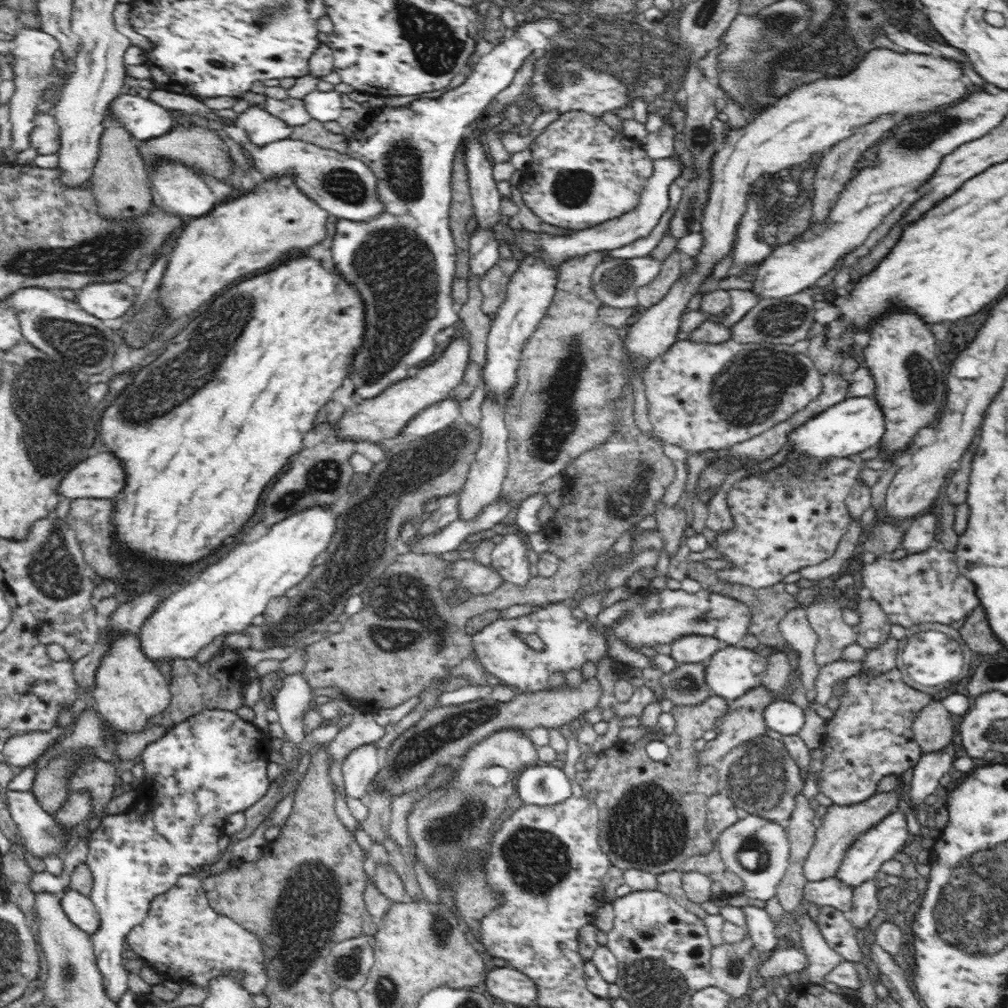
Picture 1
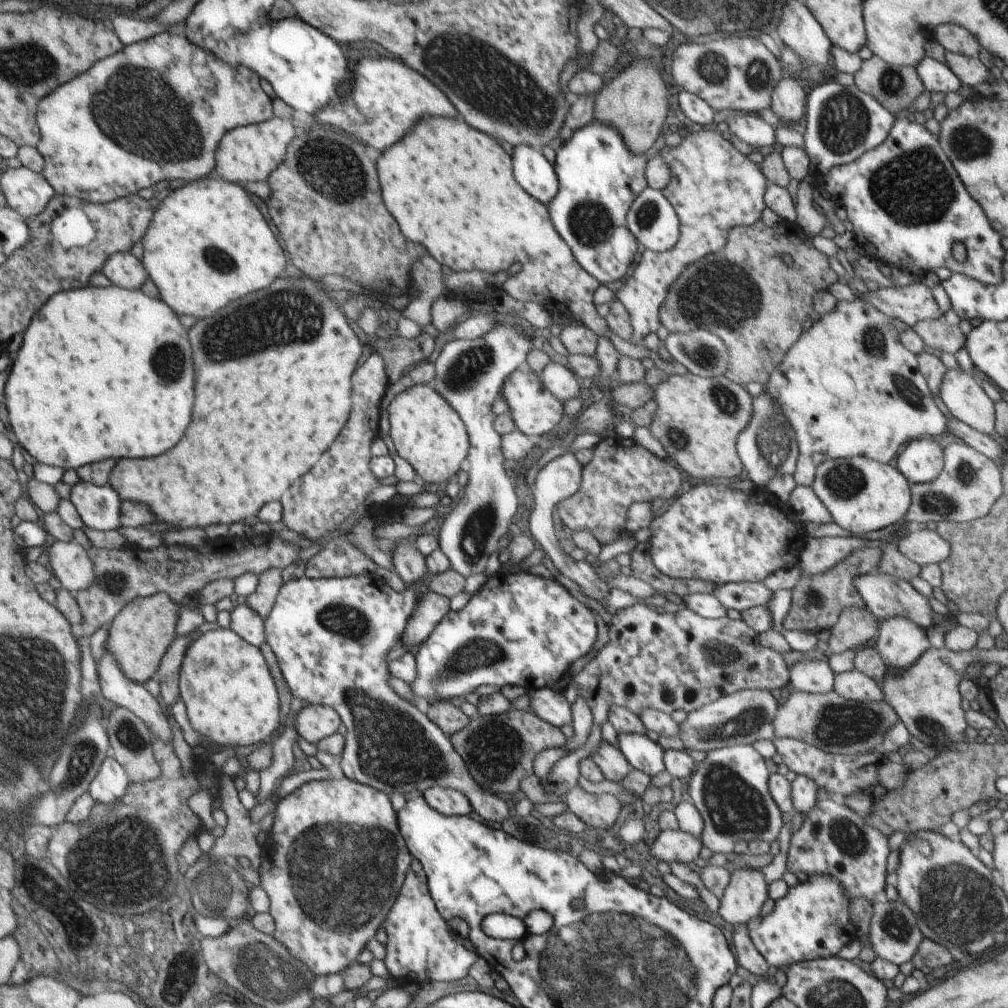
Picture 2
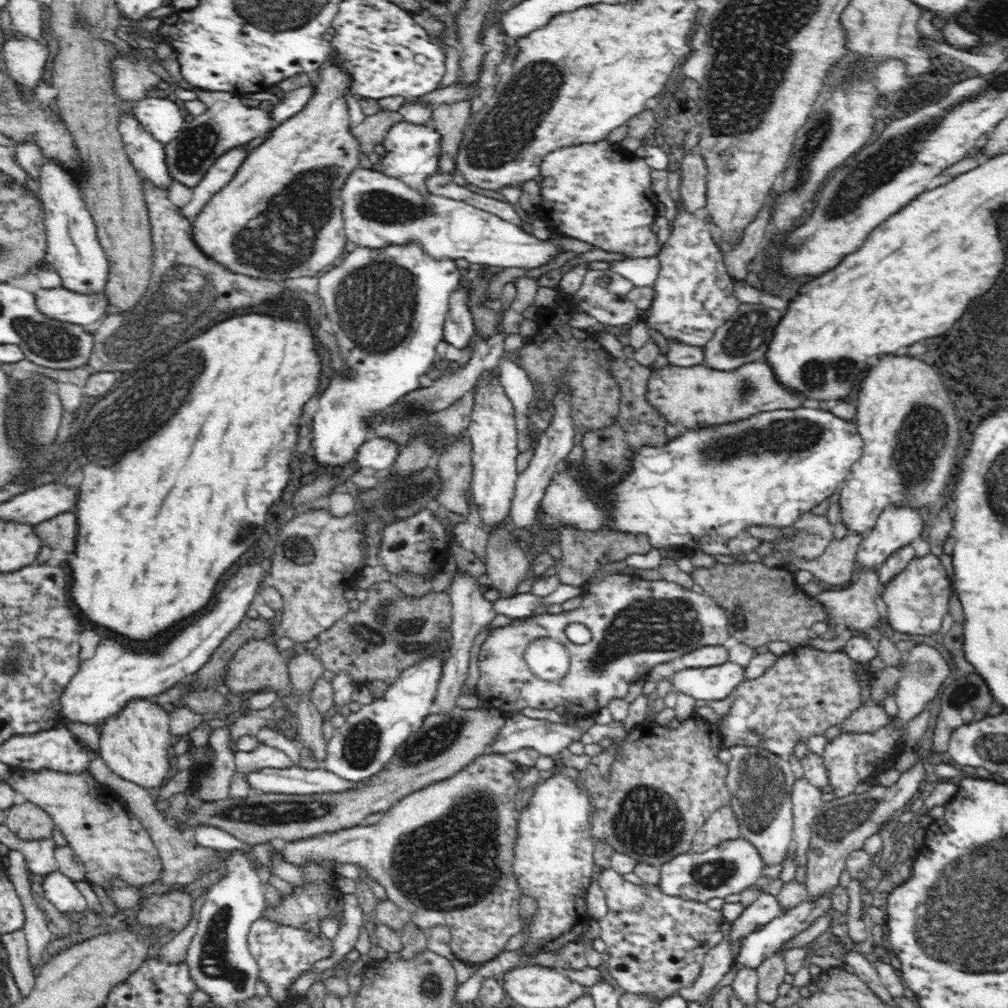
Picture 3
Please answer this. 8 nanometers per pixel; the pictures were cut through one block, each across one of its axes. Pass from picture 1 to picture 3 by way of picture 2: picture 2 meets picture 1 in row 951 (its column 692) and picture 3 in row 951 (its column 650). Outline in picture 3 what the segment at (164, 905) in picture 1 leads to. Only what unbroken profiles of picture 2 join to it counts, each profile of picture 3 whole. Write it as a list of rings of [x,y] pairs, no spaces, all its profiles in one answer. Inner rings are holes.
[[[262,916],[250,927],[248,934],[249,950],[259,966],[259,980],[268,985],[268,994],[278,1003],[288,996],[292,982],[306,972],[312,964],[334,954],[332,942],[324,934],[312,934],[294,926],[282,926]]]

